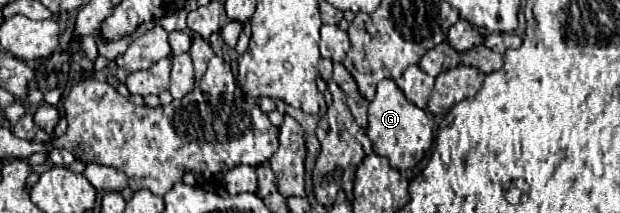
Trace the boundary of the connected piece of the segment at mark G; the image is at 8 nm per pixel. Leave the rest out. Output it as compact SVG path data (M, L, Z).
M382 79L376 87L376 97L368 109L366 135L374 145L374 153L388 157L394 169L410 169L426 155L434 141L434 119L414 103L410 103L392 79Z

